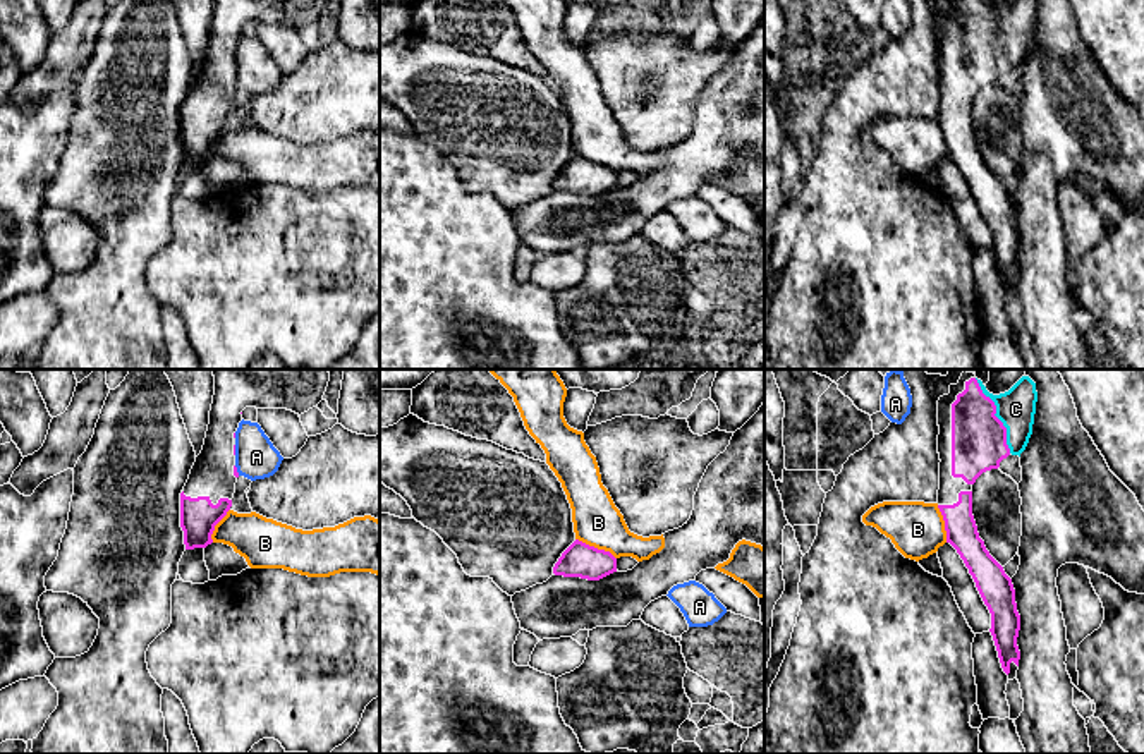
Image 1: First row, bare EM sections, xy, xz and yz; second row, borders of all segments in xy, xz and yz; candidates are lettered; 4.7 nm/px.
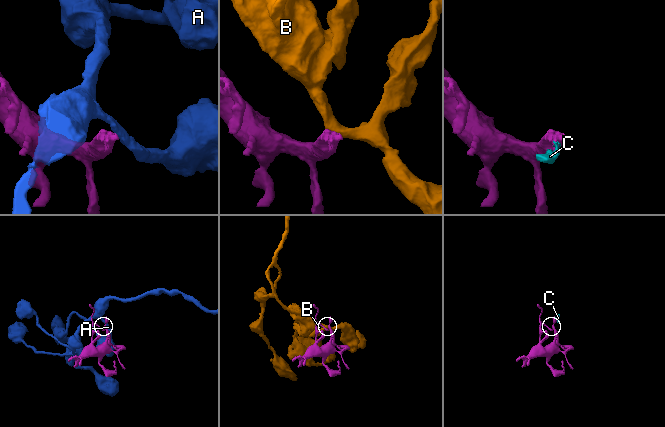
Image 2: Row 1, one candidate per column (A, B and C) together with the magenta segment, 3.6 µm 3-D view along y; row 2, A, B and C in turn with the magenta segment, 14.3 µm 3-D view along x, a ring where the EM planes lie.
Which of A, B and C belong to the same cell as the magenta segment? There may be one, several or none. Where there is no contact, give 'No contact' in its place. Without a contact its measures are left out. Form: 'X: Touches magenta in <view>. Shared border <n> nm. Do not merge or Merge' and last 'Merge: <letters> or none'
A: Touches magenta in xy. Shared border 50 nm. Do not merge
B: Touches magenta in xz. Shared border 220 nm. Do not merge
C: Touches magenta in yz. Shared border 400 nm. Merge
Merge: C

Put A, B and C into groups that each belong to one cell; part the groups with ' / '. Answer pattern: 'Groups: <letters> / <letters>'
Groups: A / B / C

